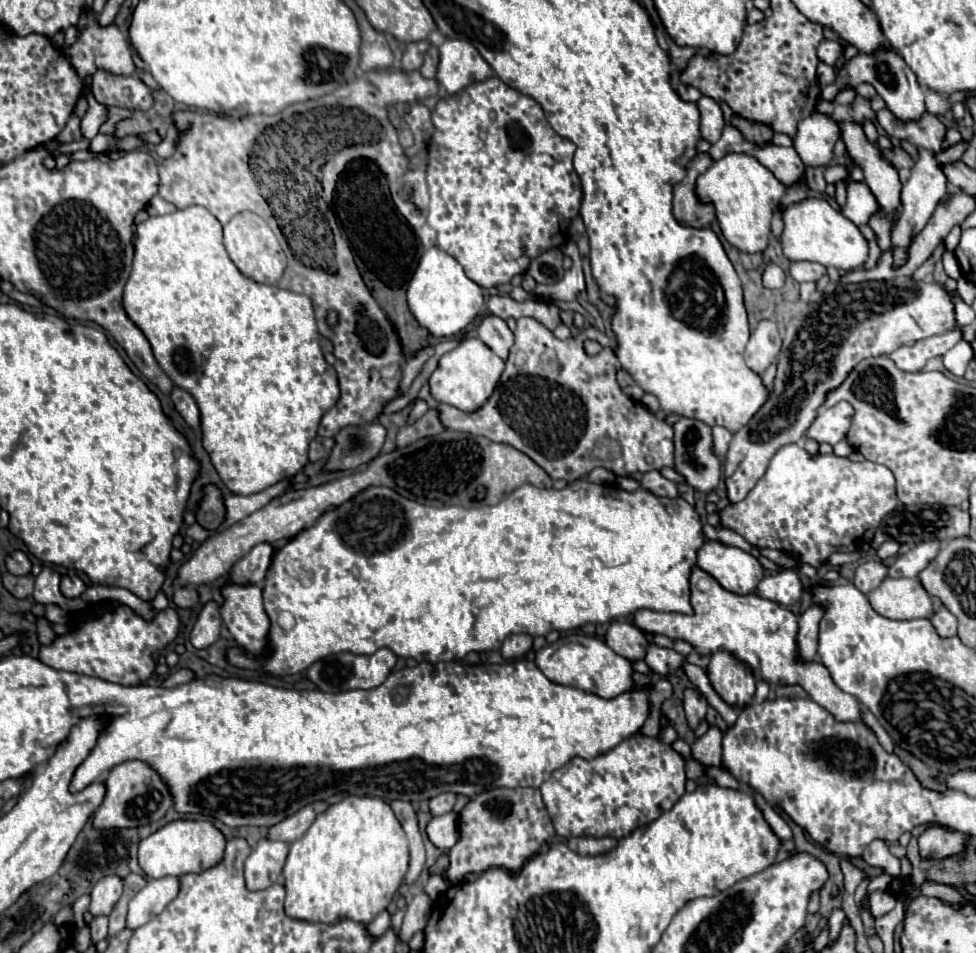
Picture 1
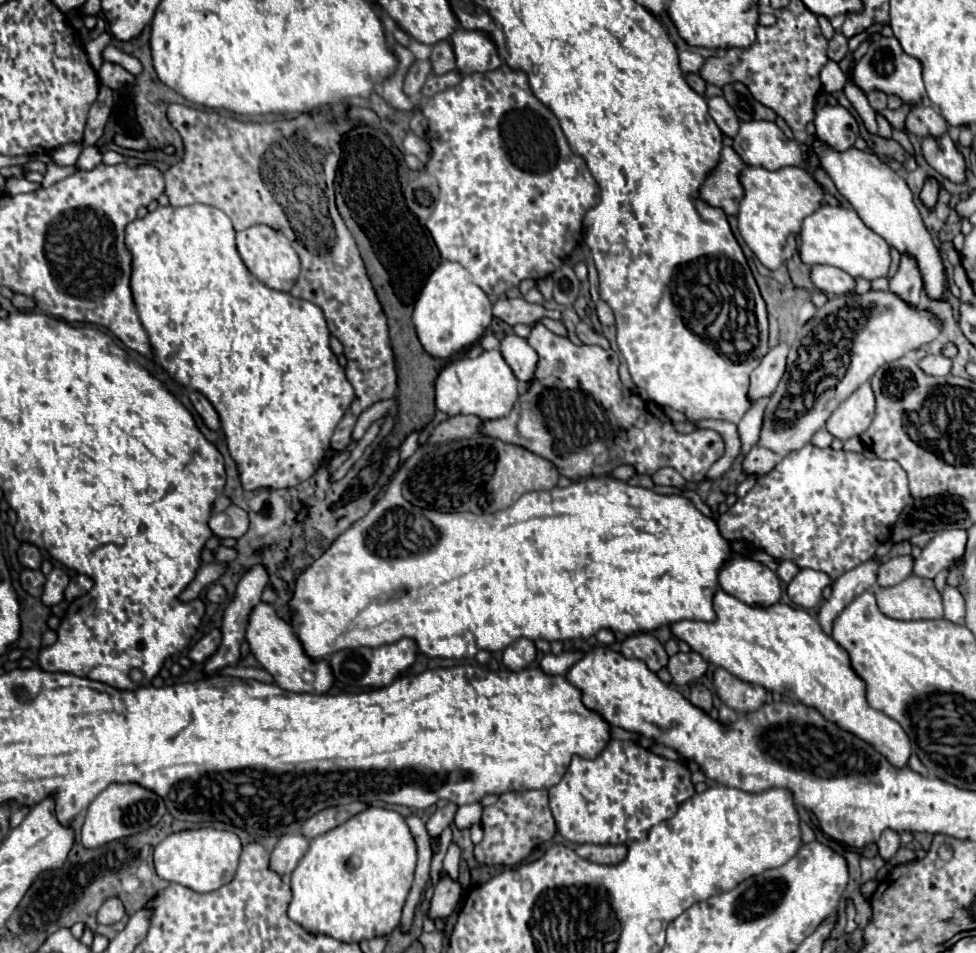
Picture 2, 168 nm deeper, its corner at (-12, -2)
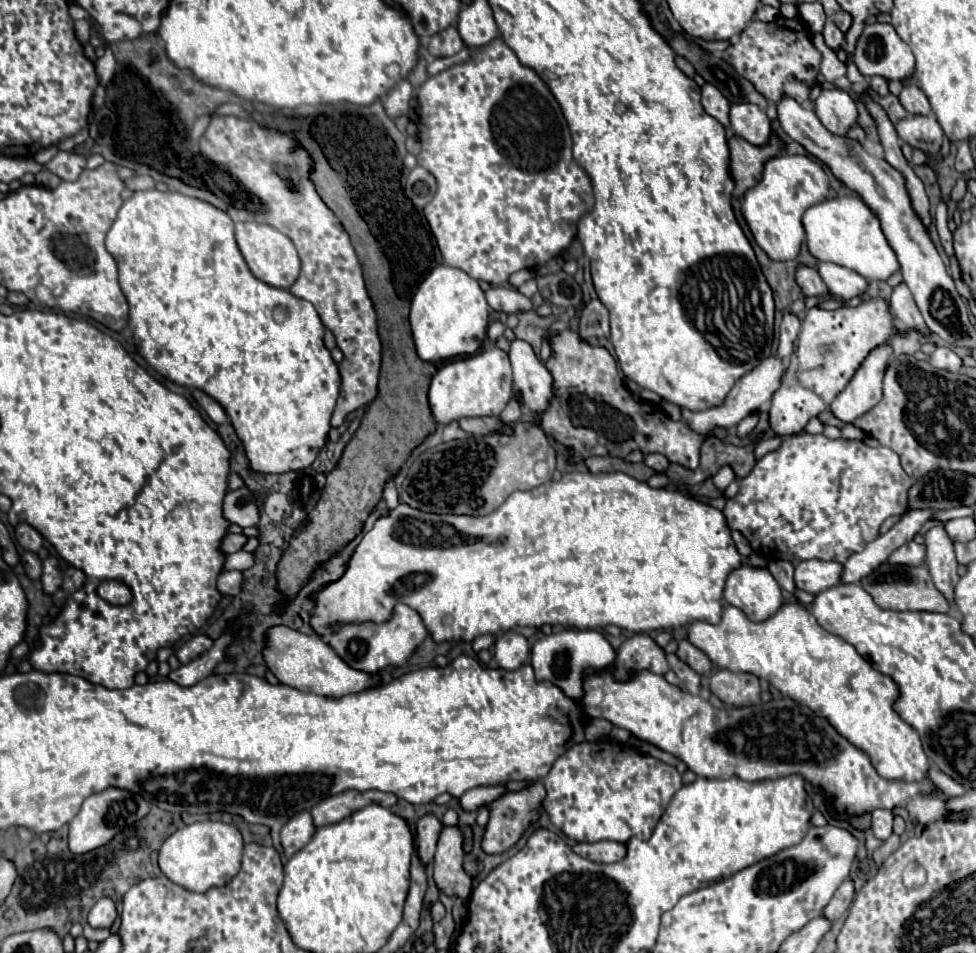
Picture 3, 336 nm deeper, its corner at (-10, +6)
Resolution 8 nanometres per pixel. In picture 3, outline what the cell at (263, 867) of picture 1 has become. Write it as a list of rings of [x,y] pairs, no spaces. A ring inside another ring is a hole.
[[[298,812],[296,816],[292,816],[292,820],[288,820],[288,824],[284,824],[280,832],[280,840],[286,856],[292,856],[300,848],[304,848],[304,844],[308,844],[314,832],[316,832],[316,826],[312,824],[310,812]]]

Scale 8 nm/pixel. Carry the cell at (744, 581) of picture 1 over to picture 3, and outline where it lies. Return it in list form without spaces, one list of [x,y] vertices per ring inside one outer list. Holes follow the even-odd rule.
[[[742,564],[726,580],[724,602],[740,608],[752,622],[764,622],[782,606],[782,592],[766,568]]]

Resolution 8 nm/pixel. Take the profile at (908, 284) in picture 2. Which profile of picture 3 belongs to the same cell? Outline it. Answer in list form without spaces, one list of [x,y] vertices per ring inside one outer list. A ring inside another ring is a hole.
[[[902,282],[900,286],[894,288],[892,300],[890,300],[890,308],[894,318],[908,330],[916,330],[922,336],[930,336],[930,330],[924,324],[924,318],[920,316],[920,310],[916,308],[916,302],[908,290],[908,286]]]

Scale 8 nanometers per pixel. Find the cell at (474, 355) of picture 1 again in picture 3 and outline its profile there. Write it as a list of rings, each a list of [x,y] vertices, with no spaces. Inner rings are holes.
[[[488,346],[484,348],[484,352],[442,366],[430,382],[428,402],[438,424],[458,422],[460,418],[500,416],[500,412],[512,398],[512,386],[514,384],[508,354],[496,346]]]

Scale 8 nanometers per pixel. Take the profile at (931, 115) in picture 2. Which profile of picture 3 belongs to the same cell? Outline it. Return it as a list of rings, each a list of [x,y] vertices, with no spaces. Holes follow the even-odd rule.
[[[906,84],[902,92],[898,94],[898,98],[900,98],[900,104],[908,110],[908,114],[930,114],[932,112],[928,98],[924,96],[924,92],[920,92],[916,84]]]

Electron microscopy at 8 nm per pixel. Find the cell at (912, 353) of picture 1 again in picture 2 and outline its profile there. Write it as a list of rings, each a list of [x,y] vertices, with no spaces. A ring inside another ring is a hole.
[[[924,356],[922,360],[918,360],[918,366],[928,374],[928,376],[944,376],[950,370],[950,362],[942,356]]]

